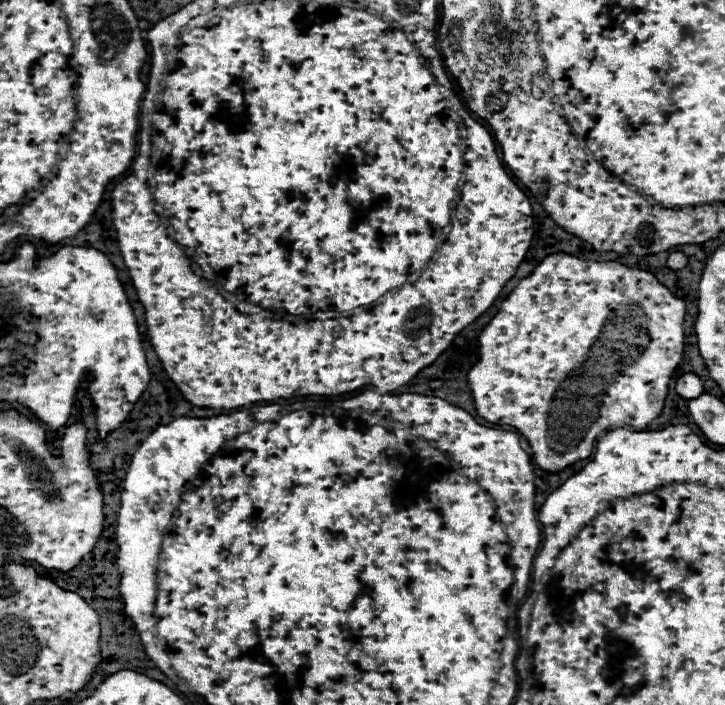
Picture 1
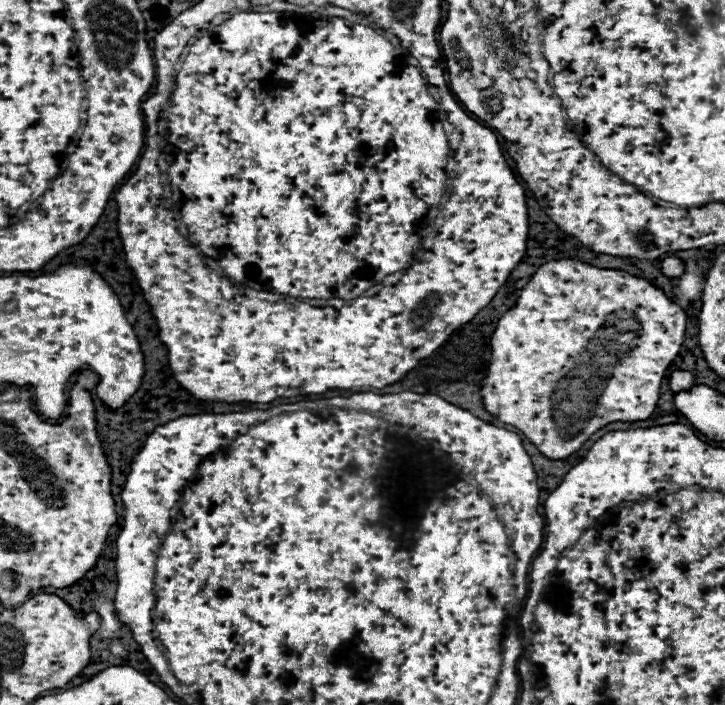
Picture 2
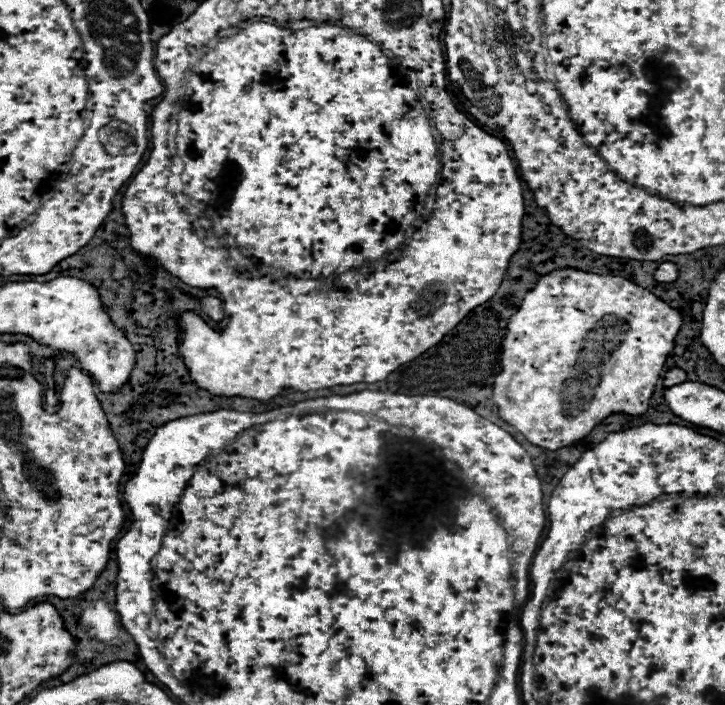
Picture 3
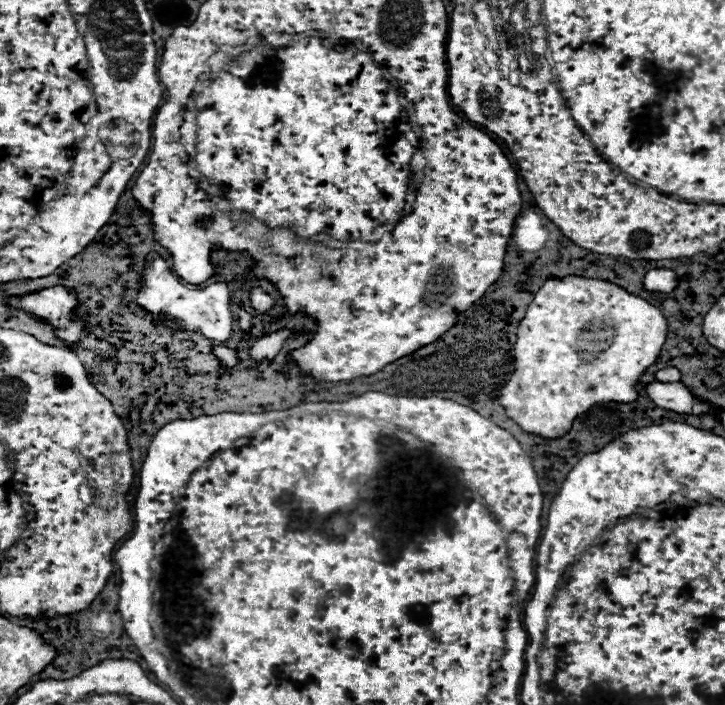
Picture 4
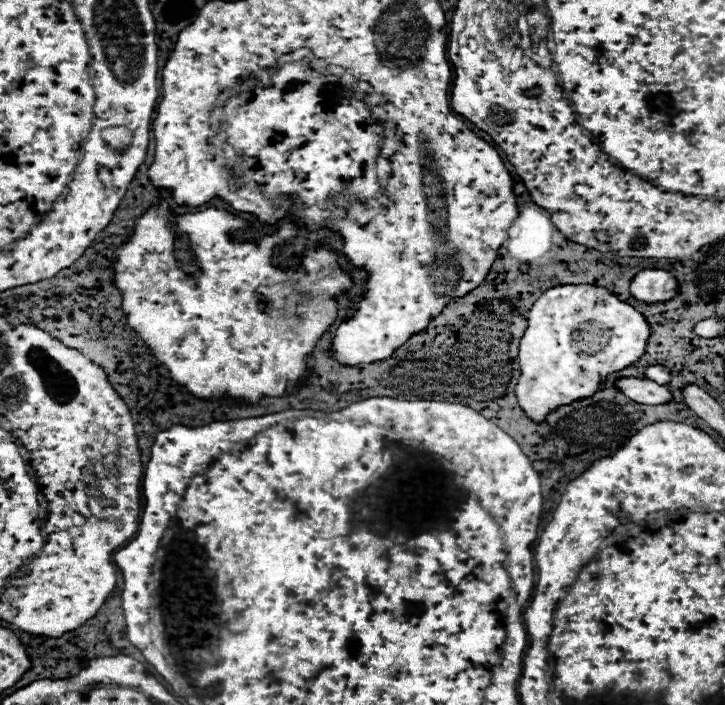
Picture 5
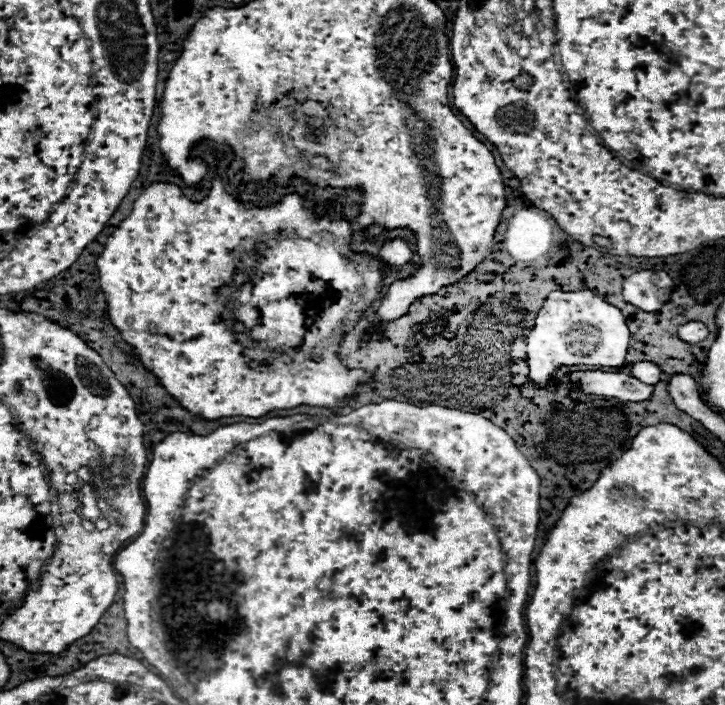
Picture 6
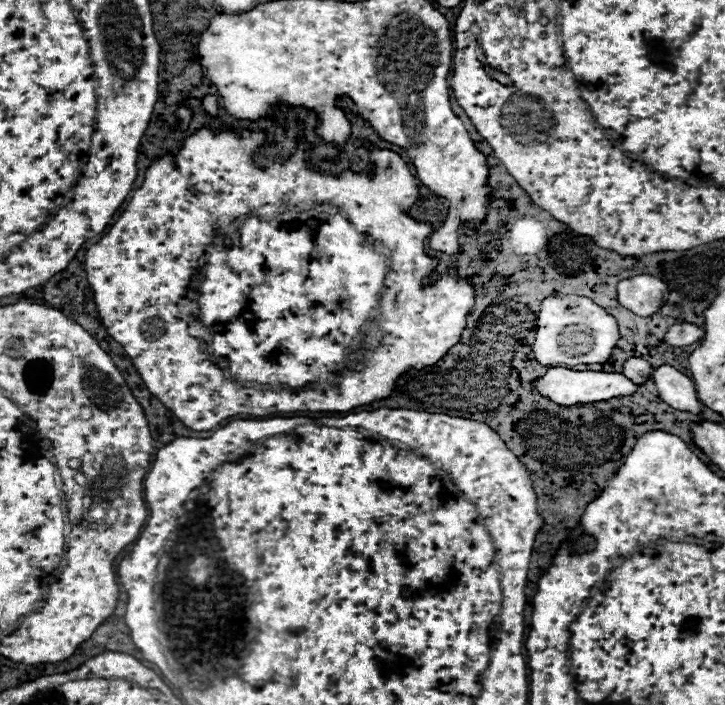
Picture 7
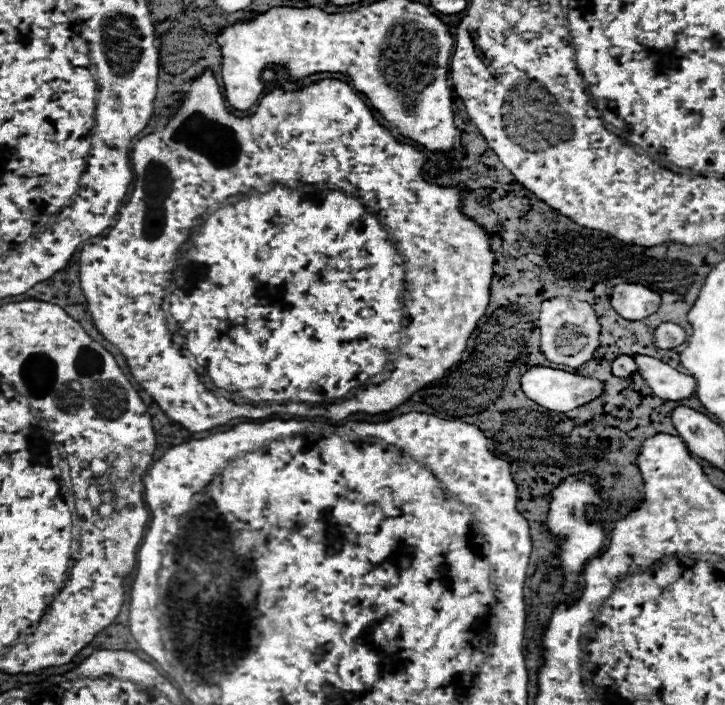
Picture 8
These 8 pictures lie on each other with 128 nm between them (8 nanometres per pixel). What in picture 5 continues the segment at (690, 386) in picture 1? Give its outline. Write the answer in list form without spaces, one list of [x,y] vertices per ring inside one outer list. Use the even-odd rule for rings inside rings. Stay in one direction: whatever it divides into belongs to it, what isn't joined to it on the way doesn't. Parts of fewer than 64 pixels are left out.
[[[648,366],[644,370],[644,378],[658,382],[658,384],[668,384],[670,382],[670,372],[666,366]]]

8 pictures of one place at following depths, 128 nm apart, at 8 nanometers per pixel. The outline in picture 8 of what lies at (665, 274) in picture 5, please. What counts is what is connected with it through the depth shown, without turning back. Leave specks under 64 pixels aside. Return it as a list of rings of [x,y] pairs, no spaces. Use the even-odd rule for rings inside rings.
[[[618,284],[614,286],[610,304],[624,320],[642,320],[656,312],[660,296],[642,284]]]

